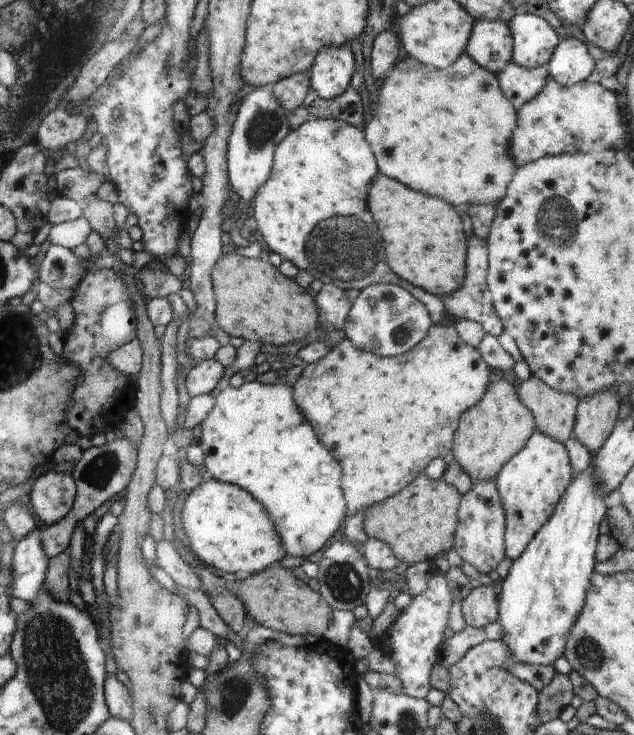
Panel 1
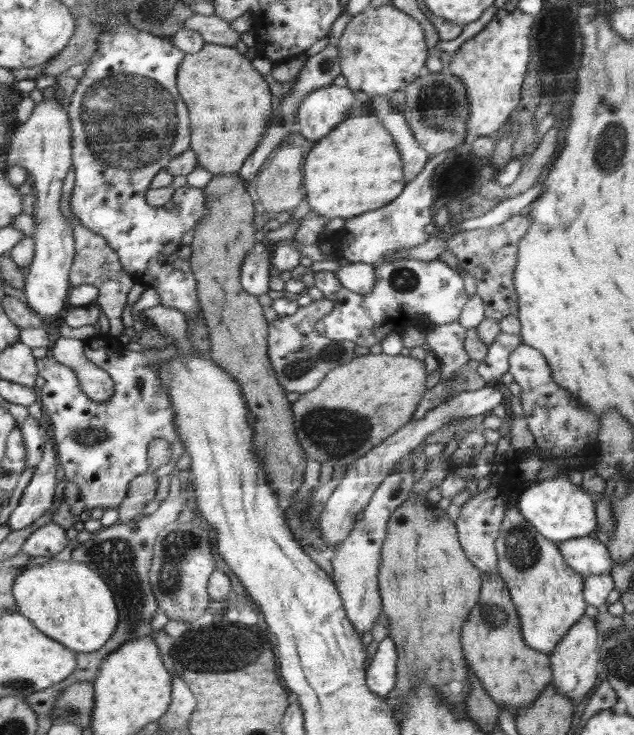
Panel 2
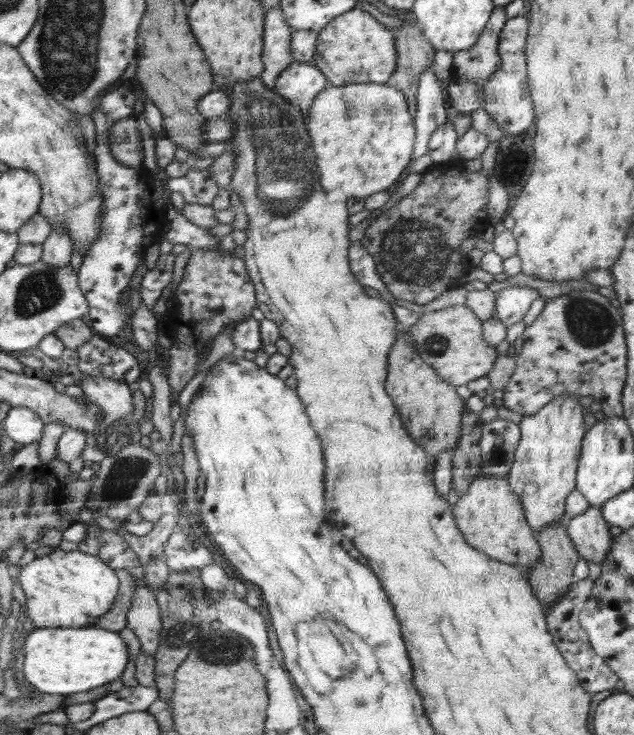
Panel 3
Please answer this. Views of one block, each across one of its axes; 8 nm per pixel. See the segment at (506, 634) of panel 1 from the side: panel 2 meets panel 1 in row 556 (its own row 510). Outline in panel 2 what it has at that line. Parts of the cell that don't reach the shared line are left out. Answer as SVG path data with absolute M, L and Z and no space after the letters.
M566 476L539 480L520 495L517 506L520 514L523 514L524 518L544 535L544 538L554 542L584 537L596 528L596 512L592 496L580 486L570 484Z

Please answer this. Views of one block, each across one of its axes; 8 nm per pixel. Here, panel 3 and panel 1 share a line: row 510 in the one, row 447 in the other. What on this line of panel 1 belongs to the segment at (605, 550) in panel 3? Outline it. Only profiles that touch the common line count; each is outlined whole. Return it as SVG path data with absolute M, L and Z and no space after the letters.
M602 391L579 400L574 436L592 456L603 448L613 434L618 410L618 394L613 391Z

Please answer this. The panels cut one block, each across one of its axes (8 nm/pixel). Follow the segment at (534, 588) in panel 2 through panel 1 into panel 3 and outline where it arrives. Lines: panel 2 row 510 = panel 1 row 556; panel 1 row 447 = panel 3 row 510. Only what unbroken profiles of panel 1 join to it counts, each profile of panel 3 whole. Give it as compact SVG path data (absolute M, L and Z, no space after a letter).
M562 394L538 412L524 415L519 424L521 437L507 478L513 492L522 499L524 515L536 534L540 534L544 525L563 520L567 498L574 488L574 478L578 478L578 456L582 453L582 438L588 432L584 426L580 397Z

